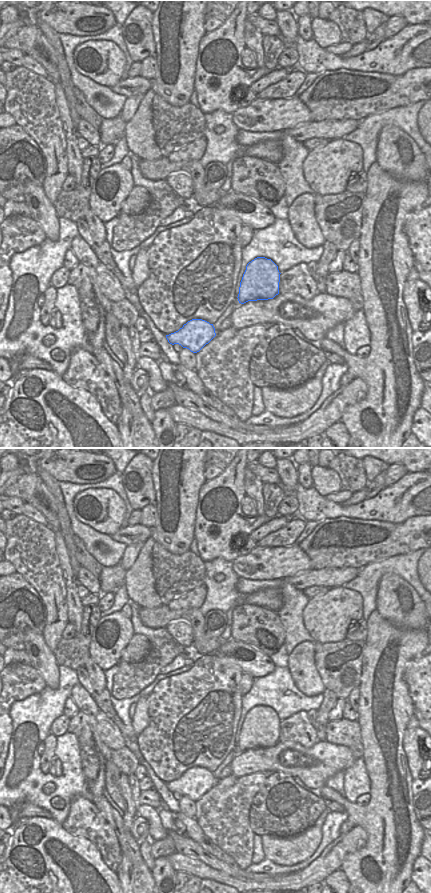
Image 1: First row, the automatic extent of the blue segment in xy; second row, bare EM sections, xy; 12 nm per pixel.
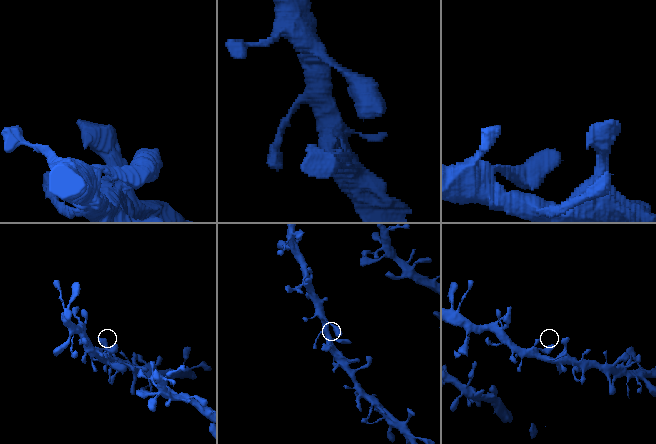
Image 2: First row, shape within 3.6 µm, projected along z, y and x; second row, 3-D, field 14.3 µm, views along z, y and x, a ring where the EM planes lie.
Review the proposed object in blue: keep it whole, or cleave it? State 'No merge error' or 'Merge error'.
No merge error

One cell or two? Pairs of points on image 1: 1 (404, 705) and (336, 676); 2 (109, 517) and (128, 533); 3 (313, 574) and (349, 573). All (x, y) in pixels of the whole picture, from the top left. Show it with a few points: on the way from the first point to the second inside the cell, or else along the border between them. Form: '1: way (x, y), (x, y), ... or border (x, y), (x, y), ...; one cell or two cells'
1: border (362, 662), (362, 673), (358, 686); two cells
2: border (121, 527), (111, 536); two cells
3: way (322, 575), (340, 575); one cell

